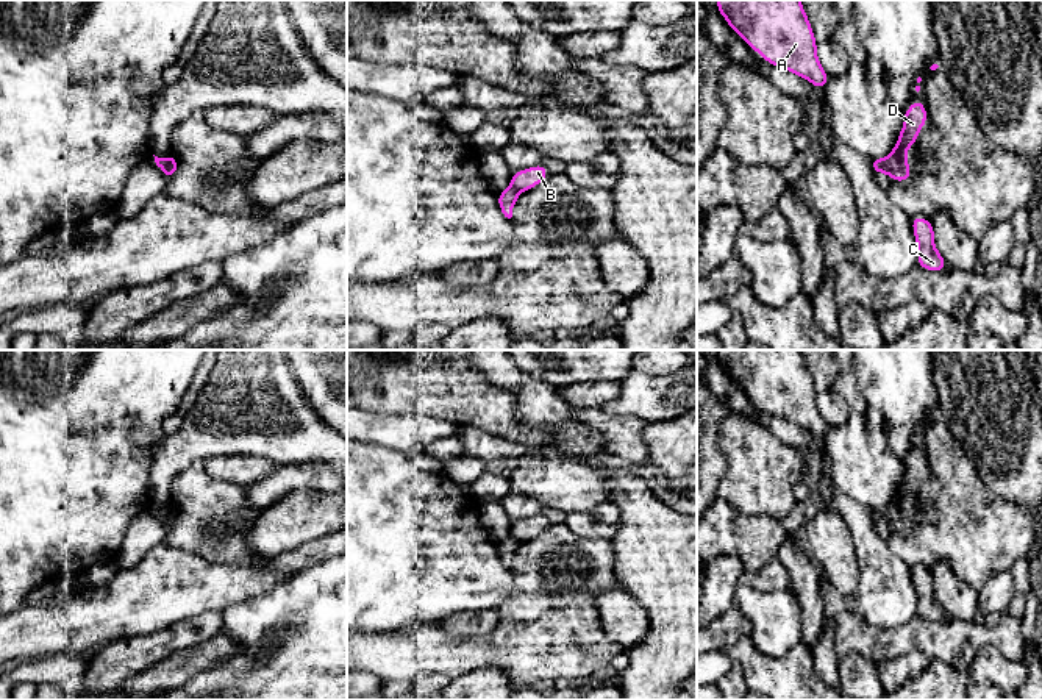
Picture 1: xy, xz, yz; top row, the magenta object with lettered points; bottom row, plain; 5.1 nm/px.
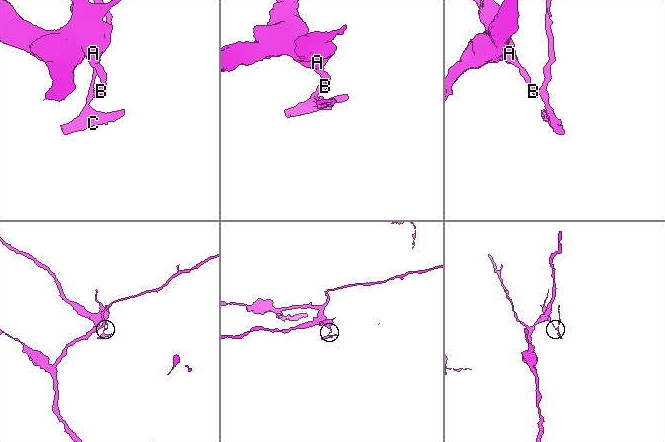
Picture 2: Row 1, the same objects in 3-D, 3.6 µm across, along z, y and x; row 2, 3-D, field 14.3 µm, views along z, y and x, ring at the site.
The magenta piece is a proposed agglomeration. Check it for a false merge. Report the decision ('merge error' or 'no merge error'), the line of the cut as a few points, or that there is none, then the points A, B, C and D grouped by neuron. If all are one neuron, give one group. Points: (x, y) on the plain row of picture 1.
merge error; cut yz (884, 510), (889, 521); groups A B / C D

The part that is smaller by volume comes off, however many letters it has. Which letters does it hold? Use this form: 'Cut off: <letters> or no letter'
Cut off: C, D

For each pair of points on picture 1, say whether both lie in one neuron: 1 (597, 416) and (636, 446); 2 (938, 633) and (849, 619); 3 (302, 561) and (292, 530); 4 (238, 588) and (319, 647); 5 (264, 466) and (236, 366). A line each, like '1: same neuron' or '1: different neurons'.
1: same neuron
2: same neuron
3: different neurons
4: different neurons
5: different neurons

